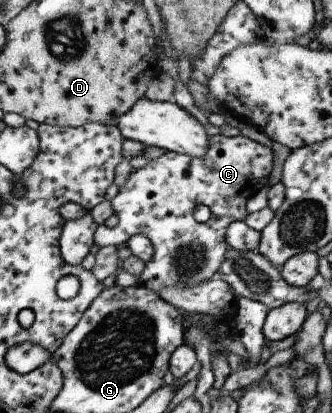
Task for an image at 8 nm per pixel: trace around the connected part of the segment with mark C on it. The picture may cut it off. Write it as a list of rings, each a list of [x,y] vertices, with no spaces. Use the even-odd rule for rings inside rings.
[[[244,136],[223,137],[208,144],[203,157],[189,157],[181,153],[166,152],[157,159],[150,161],[130,173],[129,177],[117,194],[109,200],[113,213],[117,215],[117,225],[107,228],[98,225],[93,233],[93,243],[97,247],[107,245],[125,245],[125,241],[133,235],[145,235],[151,241],[153,254],[151,259],[143,266],[143,271],[137,277],[137,283],[147,287],[149,291],[157,293],[163,287],[175,285],[199,285],[202,281],[209,281],[223,263],[226,243],[226,231],[234,221],[244,221],[245,201],[255,193],[259,185],[268,179],[271,171],[271,150]],[[197,205],[205,205],[209,209],[209,219],[205,223],[197,223],[193,219],[193,208]]]

